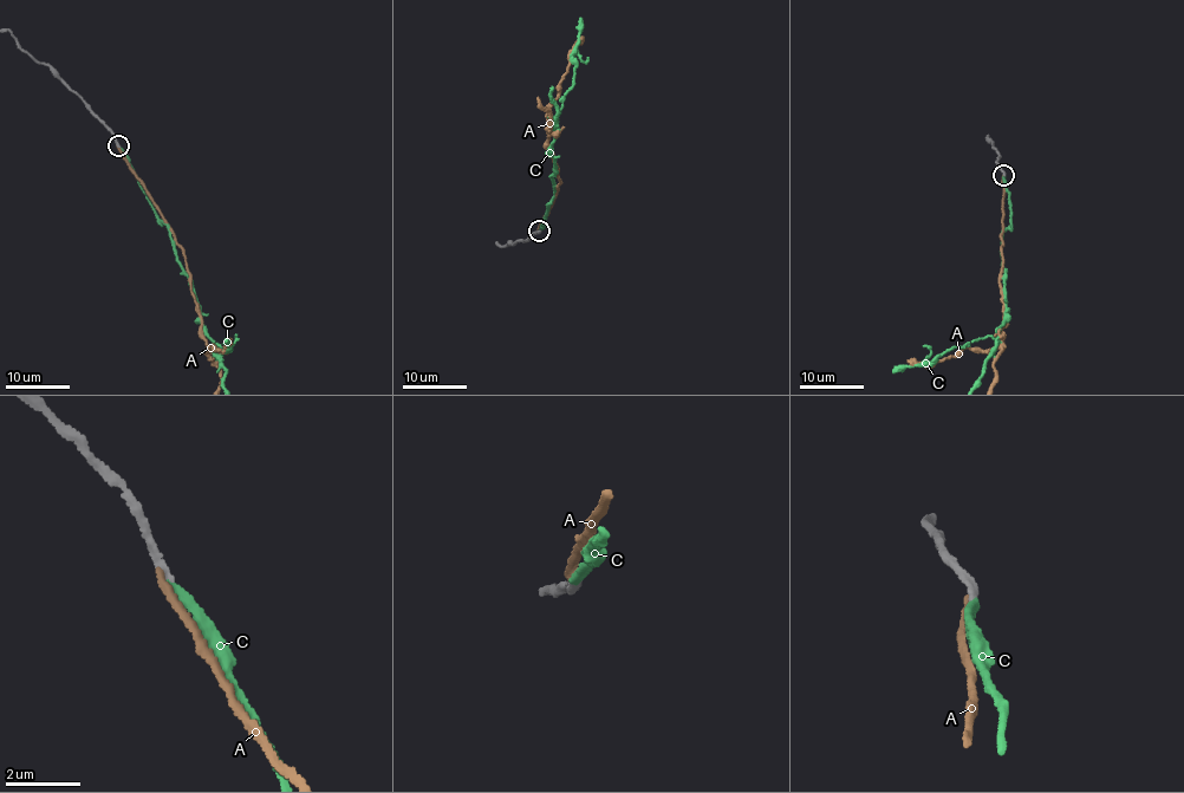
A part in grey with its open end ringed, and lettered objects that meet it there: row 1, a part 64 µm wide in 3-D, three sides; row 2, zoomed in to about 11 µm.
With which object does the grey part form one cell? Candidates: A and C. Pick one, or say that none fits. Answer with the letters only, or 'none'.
C

